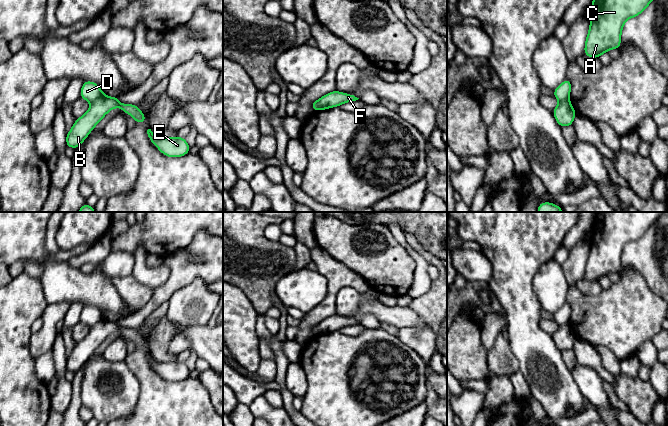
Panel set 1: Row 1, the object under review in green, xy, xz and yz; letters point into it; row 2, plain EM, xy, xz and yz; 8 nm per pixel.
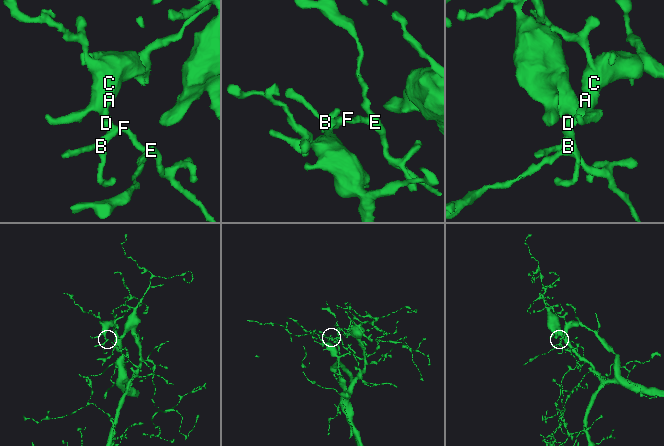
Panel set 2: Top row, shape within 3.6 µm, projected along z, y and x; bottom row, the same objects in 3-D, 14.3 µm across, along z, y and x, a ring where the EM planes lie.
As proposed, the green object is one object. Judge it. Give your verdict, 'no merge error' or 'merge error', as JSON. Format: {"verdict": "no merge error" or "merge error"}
{"verdict": "merge error"}

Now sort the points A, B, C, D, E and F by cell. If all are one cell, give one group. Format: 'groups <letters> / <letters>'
groups A C D / B E F

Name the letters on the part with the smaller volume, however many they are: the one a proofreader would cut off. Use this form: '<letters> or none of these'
B, E, F

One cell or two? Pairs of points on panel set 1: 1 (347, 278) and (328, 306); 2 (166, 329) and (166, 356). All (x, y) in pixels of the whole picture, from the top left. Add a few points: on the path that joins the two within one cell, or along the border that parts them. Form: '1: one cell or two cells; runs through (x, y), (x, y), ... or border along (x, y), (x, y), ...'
1: one cell; runs through (339, 283), (333, 289), (330, 298)
2: one cell; runs through (164, 336), (164, 349)

